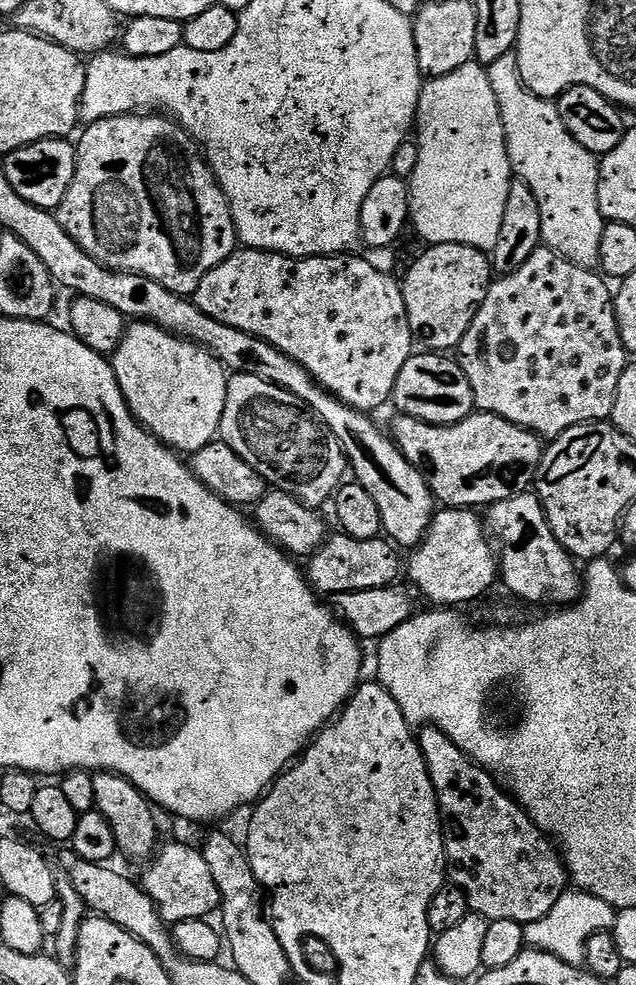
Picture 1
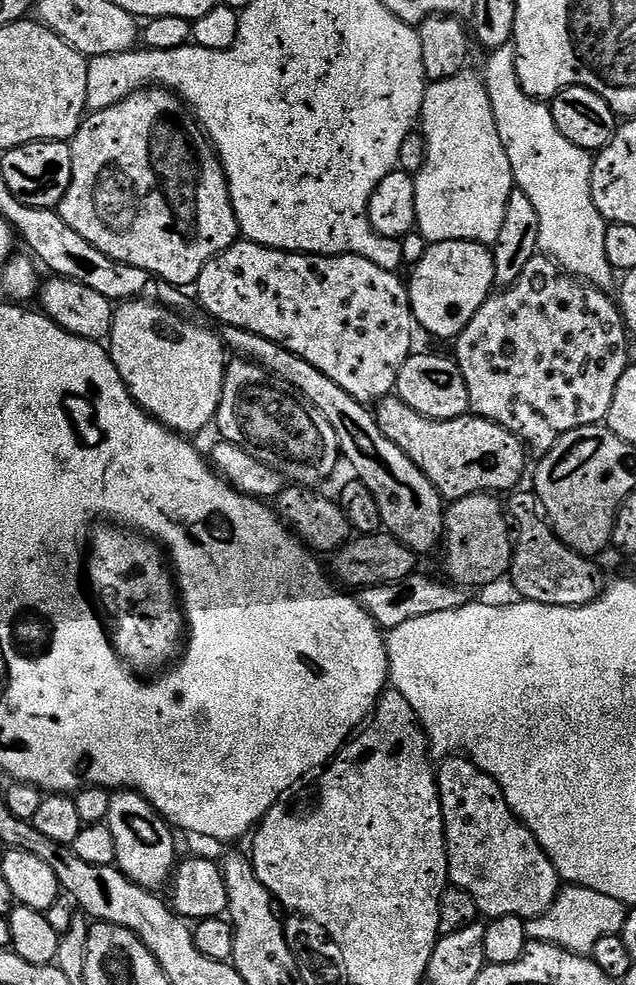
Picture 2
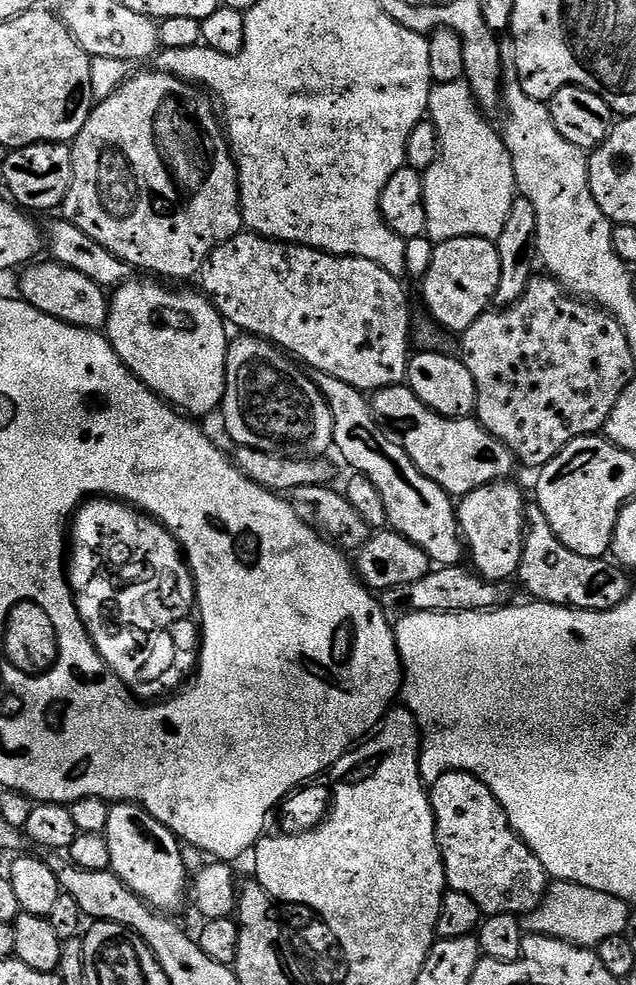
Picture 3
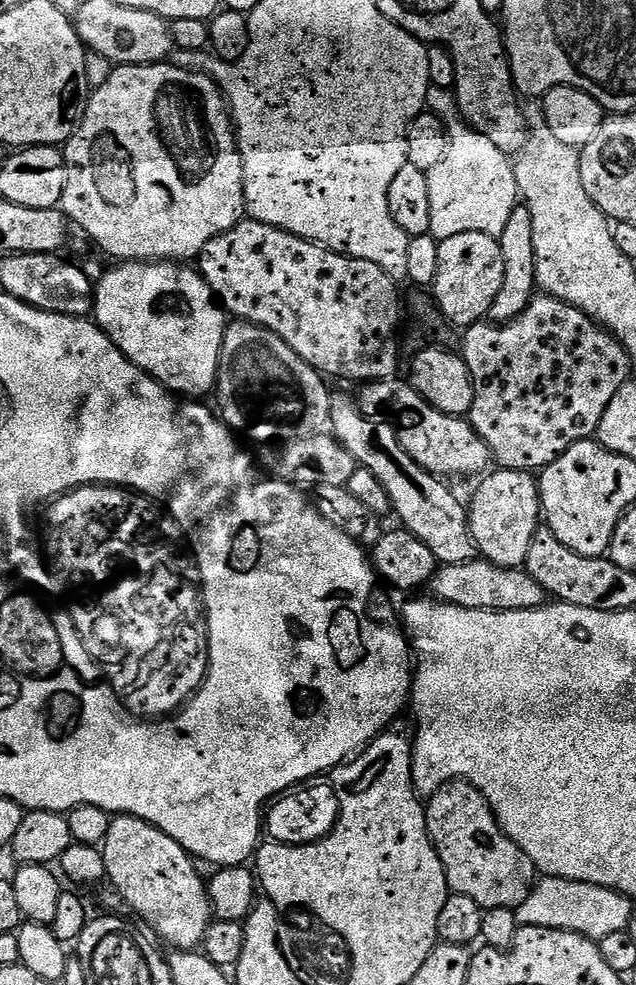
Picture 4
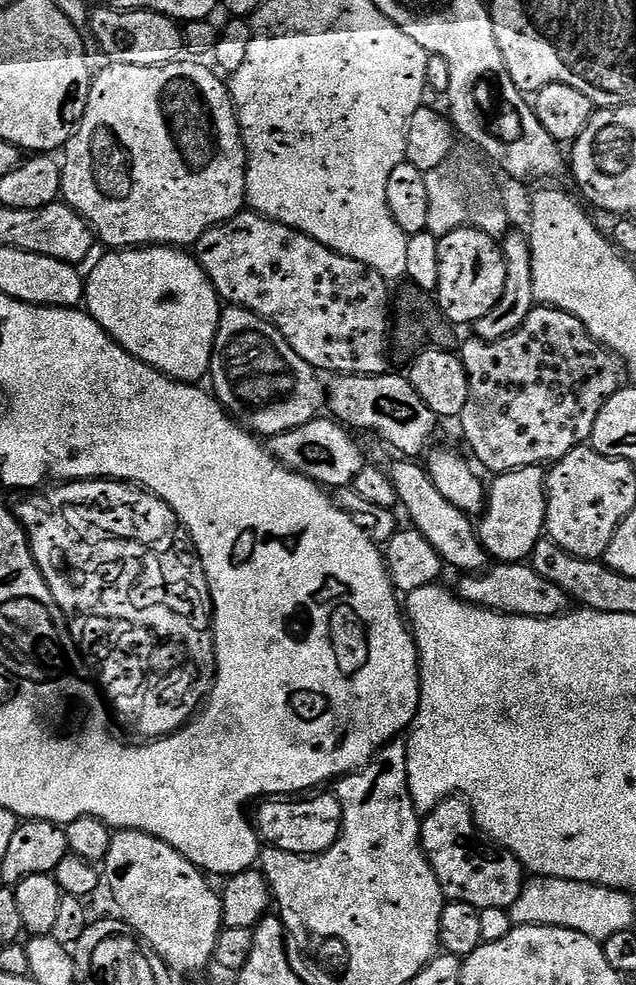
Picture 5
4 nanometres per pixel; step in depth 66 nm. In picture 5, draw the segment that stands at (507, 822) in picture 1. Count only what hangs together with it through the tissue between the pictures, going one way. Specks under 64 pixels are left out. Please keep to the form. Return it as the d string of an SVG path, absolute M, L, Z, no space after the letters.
M459 795L447 796L444 801L442 801L438 806L434 806L432 812L427 813L420 821L420 845L424 848L424 853L426 858L430 862L430 866L434 870L434 874L438 878L438 882L442 886L445 897L448 900L457 900L458 902L466 902L467 904L472 904L475 908L507 908L511 909L514 902L518 902L518 894L522 894L526 883L526 869L523 864L521 864L518 857L514 854L510 854L510 850L506 850L500 844L495 844L493 840L484 835L480 831L480 827L477 826L476 820L472 817L472 808L468 804L468 801L461 798Z

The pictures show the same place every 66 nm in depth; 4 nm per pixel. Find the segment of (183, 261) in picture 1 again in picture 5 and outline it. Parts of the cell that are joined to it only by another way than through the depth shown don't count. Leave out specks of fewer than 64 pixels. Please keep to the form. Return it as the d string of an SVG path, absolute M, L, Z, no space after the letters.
M181 58L173 62L173 64L163 64L162 66L126 66L125 64L105 63L105 68L95 73L90 86L90 98L86 102L86 110L72 137L68 139L68 143L62 149L64 160L60 164L60 195L63 203L68 204L72 209L80 215L81 218L92 227L93 233L112 250L127 250L129 248L139 248L141 246L194 246L202 238L202 234L206 234L206 230L210 230L214 226L218 226L222 222L226 222L230 218L234 218L238 213L245 211L246 208L246 170L248 169L248 151L244 149L244 136L240 133L240 119L236 117L236 108L232 104L232 93L229 85L219 80L221 77L217 75L211 67L207 68L207 63L197 62L192 58Z

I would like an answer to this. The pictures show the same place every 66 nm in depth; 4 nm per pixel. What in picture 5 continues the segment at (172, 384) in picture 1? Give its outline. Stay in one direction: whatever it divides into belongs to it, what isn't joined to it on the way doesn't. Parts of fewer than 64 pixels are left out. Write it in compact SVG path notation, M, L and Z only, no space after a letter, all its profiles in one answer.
M141 246L127 250L108 250L105 253L105 256L93 266L92 273L87 273L84 281L84 304L88 315L93 316L98 322L98 326L102 326L102 330L106 330L109 336L117 344L121 344L134 358L146 362L152 368L157 368L159 372L164 372L170 379L183 380L185 382L203 381L200 379L203 376L205 379L209 375L212 366L212 351L214 350L214 342L220 325L222 301L220 295L214 290L214 286L204 272L204 267L201 266L199 260L196 259L191 251L185 250L180 246Z

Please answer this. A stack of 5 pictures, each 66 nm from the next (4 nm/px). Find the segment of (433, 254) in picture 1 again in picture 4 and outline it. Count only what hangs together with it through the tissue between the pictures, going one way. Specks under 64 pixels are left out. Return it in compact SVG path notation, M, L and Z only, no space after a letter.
M481 232L454 234L454 238L439 241L438 247L440 249L436 252L436 292L434 291L437 306L442 310L448 323L453 326L467 326L483 321L487 317L490 306L494 306L494 298L498 290L502 290L504 263L499 239Z

